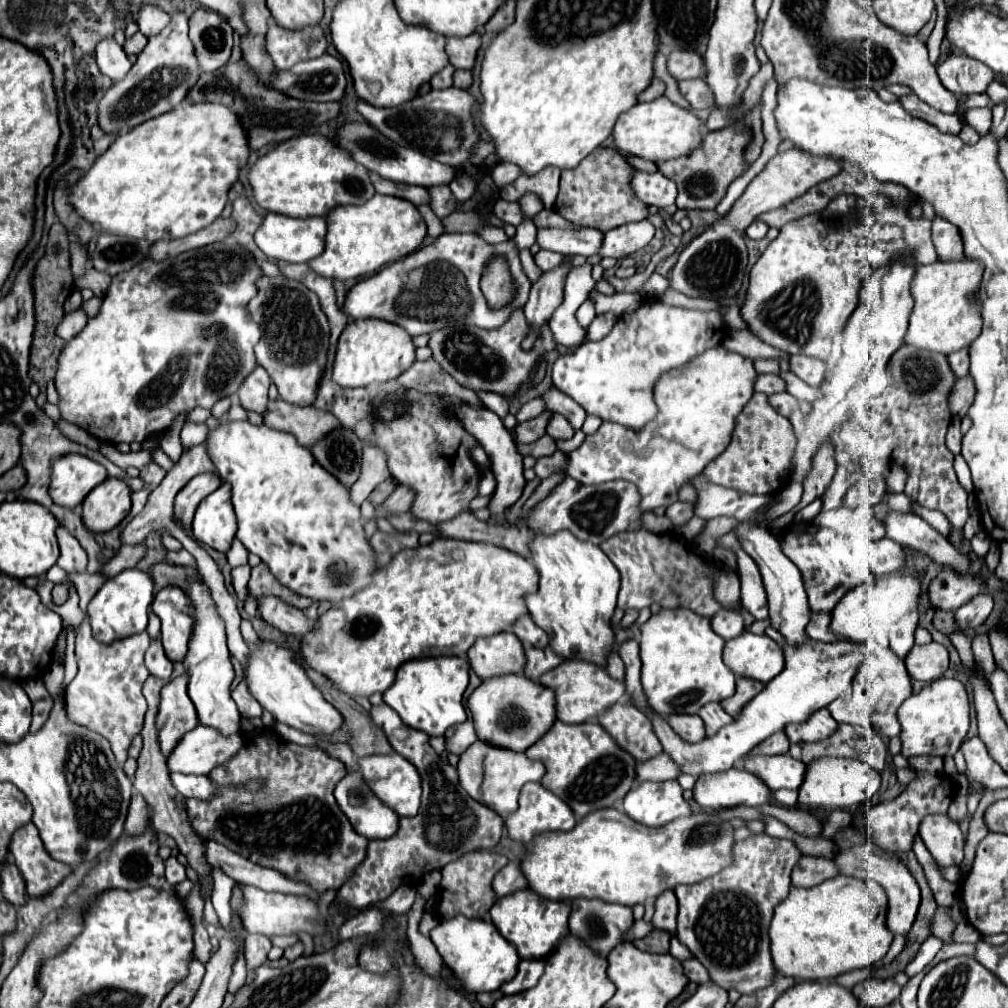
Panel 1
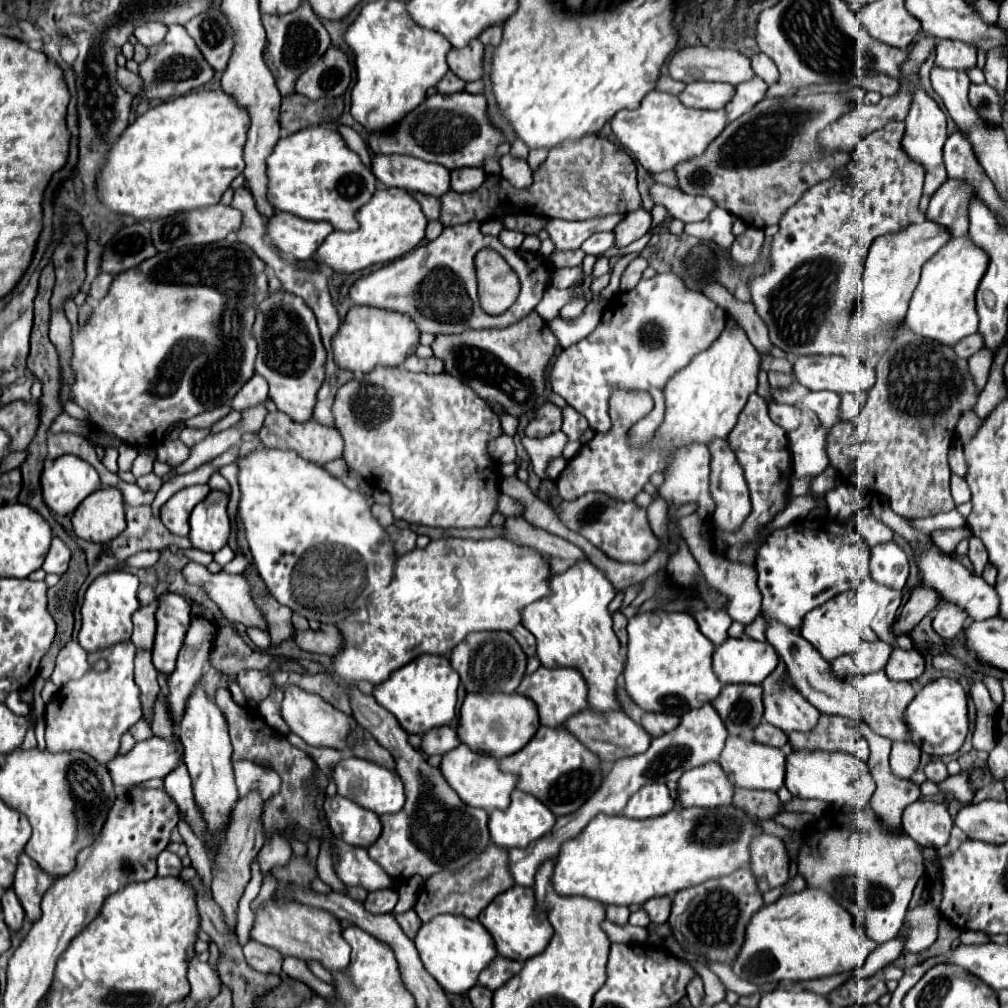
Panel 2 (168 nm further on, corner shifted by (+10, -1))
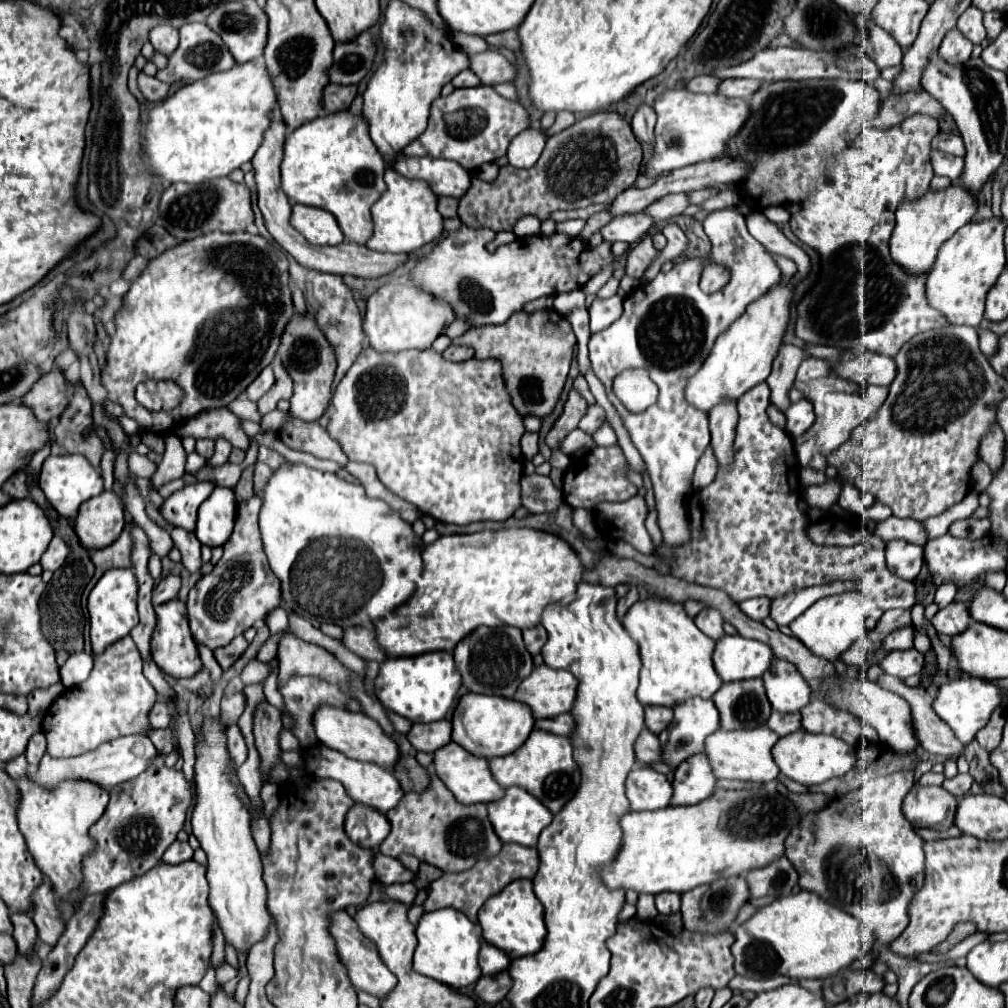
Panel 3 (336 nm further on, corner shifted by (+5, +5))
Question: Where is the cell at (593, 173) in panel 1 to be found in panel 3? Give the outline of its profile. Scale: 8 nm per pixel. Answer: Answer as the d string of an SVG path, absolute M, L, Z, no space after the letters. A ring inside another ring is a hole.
M599 111L585 117L585 121L573 123L561 133L547 137L547 145L533 167L517 169L517 167L505 165L501 167L499 177L491 183L473 177L469 191L459 199L459 219L467 227L473 227L473 229L487 227L497 233L497 231L513 231L513 225L517 223L517 219L525 215L535 215L543 221L553 211L559 211L559 209L567 211L567 209L589 207L593 203L611 203L615 201L619 193L633 187L639 175L639 167L641 167L641 145L633 135L631 125L623 119L623 115L615 111Z

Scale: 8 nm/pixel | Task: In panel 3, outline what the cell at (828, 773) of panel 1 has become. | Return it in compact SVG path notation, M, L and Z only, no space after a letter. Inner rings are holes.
M799 729L777 741L777 745L773 747L773 759L785 777L809 787L809 785L819 785L831 777L843 777L847 771L853 769L857 761L857 751L855 747L837 737L813 735L807 733L805 729Z

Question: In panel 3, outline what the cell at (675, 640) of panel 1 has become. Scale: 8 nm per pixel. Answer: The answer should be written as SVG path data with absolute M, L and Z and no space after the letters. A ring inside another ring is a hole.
M665 599L637 601L625 613L623 627L639 643L643 659L643 673L637 687L637 699L641 705L675 707L691 697L711 699L721 687L723 681L715 673L711 661L715 641L697 629L693 619L687 617L683 605L669 603Z

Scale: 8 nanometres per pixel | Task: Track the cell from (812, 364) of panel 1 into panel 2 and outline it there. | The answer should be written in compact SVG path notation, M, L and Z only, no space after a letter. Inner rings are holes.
M812 355L798 357L794 361L794 379L808 387L810 391L836 391L836 393L862 393L868 391L876 377L870 367L864 367L860 361L846 361L836 355Z

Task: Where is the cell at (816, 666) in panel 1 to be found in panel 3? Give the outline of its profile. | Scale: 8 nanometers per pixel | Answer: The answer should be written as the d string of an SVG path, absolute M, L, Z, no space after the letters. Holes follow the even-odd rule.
M913 625L903 627L903 629L897 629L895 633L891 633L891 635L885 639L883 649L881 649L875 657L871 657L869 663L879 663L879 659L881 659L887 651L891 651L891 649L911 649L911 647L913 647L913 635L915 635Z

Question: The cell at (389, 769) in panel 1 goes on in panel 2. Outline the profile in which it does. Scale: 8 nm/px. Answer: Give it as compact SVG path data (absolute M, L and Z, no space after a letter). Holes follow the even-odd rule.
M344 757L340 765L334 769L334 781L338 785L338 793L352 799L354 803L362 805L364 809L370 809L378 815L384 813L398 813L404 807L406 793L404 793L404 783L396 769L382 767L378 763L358 759L358 757Z

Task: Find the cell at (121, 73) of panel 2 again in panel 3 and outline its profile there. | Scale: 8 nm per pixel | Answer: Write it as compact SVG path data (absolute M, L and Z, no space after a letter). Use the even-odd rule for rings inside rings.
M139 73L139 89L141 89L141 93L147 97L147 101L157 103L157 101L163 101L163 99L167 97L169 85L167 85L167 83L161 83L161 81L155 79L155 77L149 77L149 75L145 75L145 73Z

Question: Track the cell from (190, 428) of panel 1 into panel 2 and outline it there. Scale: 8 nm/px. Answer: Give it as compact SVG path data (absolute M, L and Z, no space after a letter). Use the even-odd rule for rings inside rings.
M176 439L176 441L164 441L160 447L158 447L158 459L168 463L168 465L180 465L186 457L188 457L188 447Z

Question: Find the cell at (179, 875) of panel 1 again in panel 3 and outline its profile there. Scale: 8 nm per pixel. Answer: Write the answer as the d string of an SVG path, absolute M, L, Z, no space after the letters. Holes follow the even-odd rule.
M175 841L163 855L163 861L165 863L183 863L183 861L189 861L193 859L193 849L189 843L181 843L181 841Z

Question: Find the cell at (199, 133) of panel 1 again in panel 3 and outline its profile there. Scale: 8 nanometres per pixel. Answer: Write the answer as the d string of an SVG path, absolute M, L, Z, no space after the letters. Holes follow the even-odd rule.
M237 63L229 71L211 73L201 81L193 81L181 89L177 89L163 103L157 103L149 115L149 123L145 127L145 153L147 163L155 175L167 179L169 183L201 183L205 179L229 175L233 169L241 167L245 161L251 161L255 151L263 141L263 133L271 125L271 115L277 109L277 91L273 87L273 79L265 65L261 63Z

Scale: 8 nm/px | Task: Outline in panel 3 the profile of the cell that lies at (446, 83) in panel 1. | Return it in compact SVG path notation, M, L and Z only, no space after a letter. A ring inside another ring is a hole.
M461 71L453 81L451 81L455 87L477 87L481 85L481 79L473 73L473 71Z

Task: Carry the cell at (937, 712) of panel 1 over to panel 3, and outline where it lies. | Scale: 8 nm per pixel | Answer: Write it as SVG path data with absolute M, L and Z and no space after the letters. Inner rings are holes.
M969 677L969 679L957 679L957 681L949 681L949 683L941 685L939 695L933 703L933 709L955 731L957 739L967 745L973 741L975 733L989 723L993 711L1001 705L1003 705L1003 689L1001 687L997 687L989 679L981 679L981 677L971 679Z

